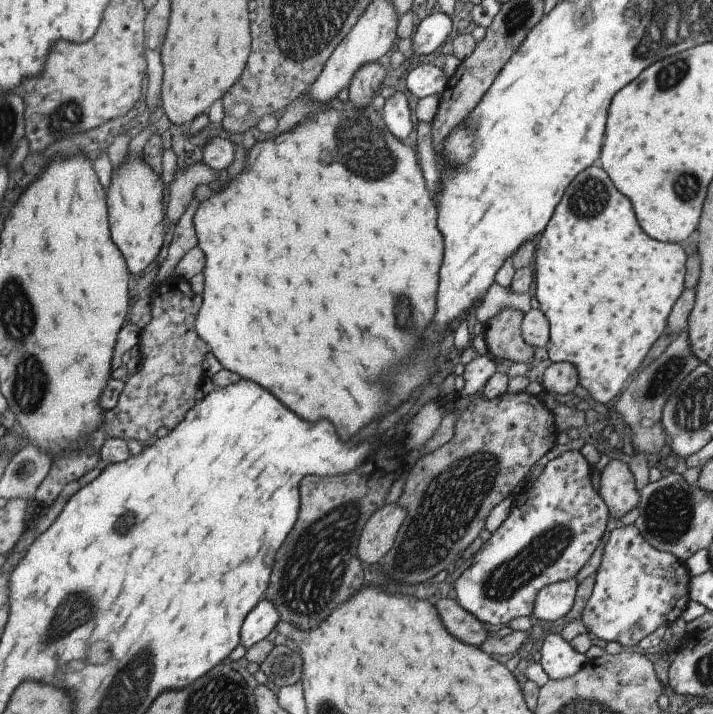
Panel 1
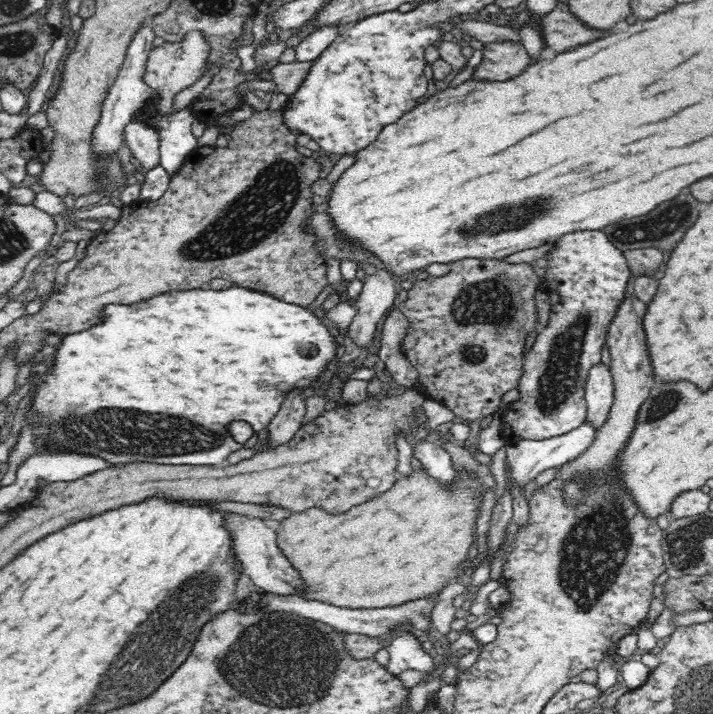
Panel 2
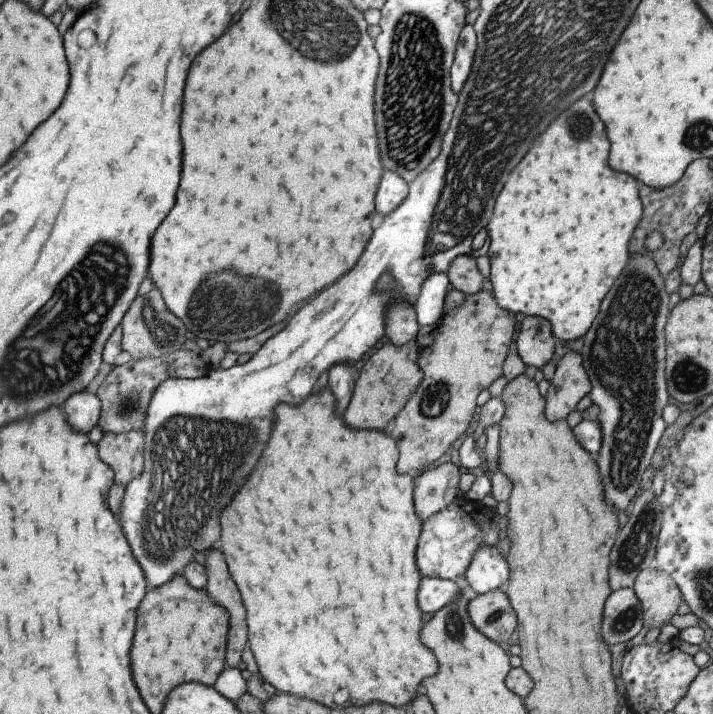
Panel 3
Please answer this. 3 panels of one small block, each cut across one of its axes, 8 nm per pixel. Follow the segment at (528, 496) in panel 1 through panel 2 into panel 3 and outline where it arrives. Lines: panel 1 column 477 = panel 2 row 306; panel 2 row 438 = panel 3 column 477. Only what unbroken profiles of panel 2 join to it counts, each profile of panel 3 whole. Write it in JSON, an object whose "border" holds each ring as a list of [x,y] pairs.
{"border":[[[464,496],[458,497],[448,508],[431,516],[418,538],[416,550],[416,566],[420,574],[451,581],[464,574],[471,565],[472,555],[480,543],[496,547],[498,539],[498,521],[502,516],[496,510],[486,508],[481,503],[466,500]]]}

